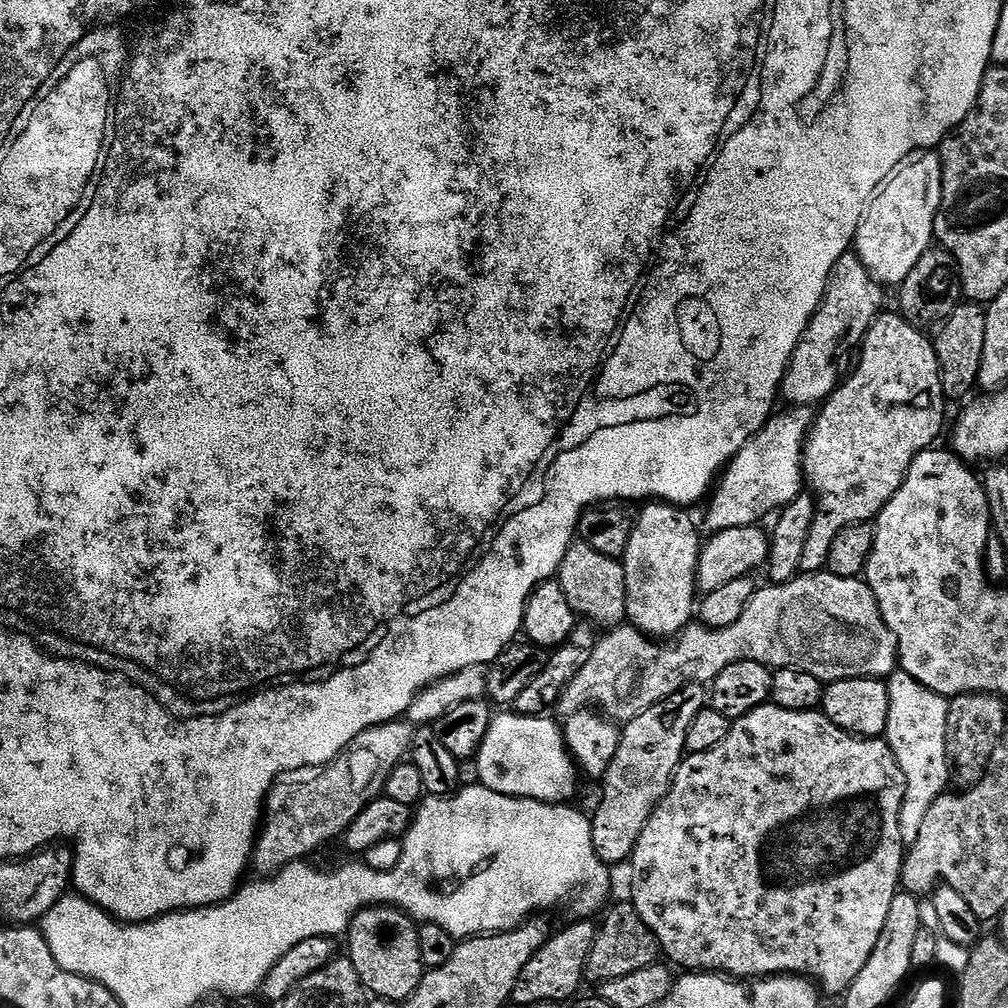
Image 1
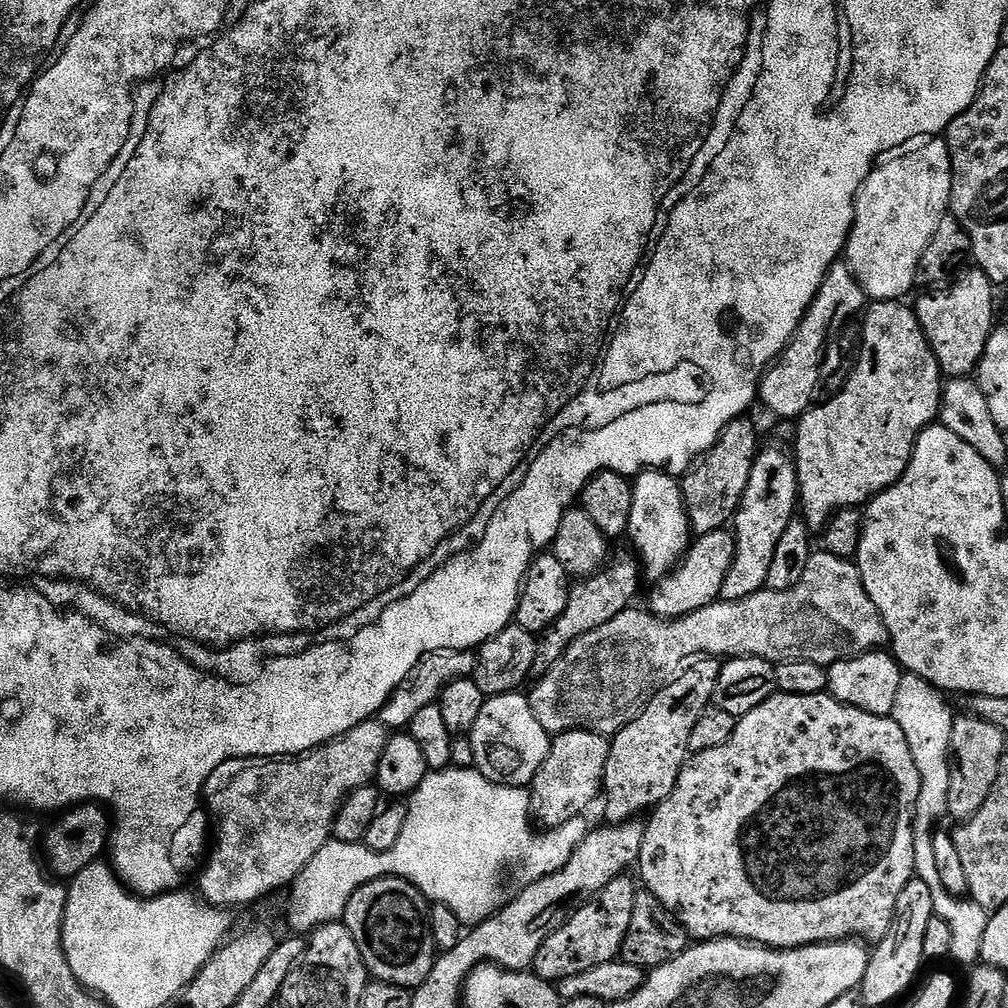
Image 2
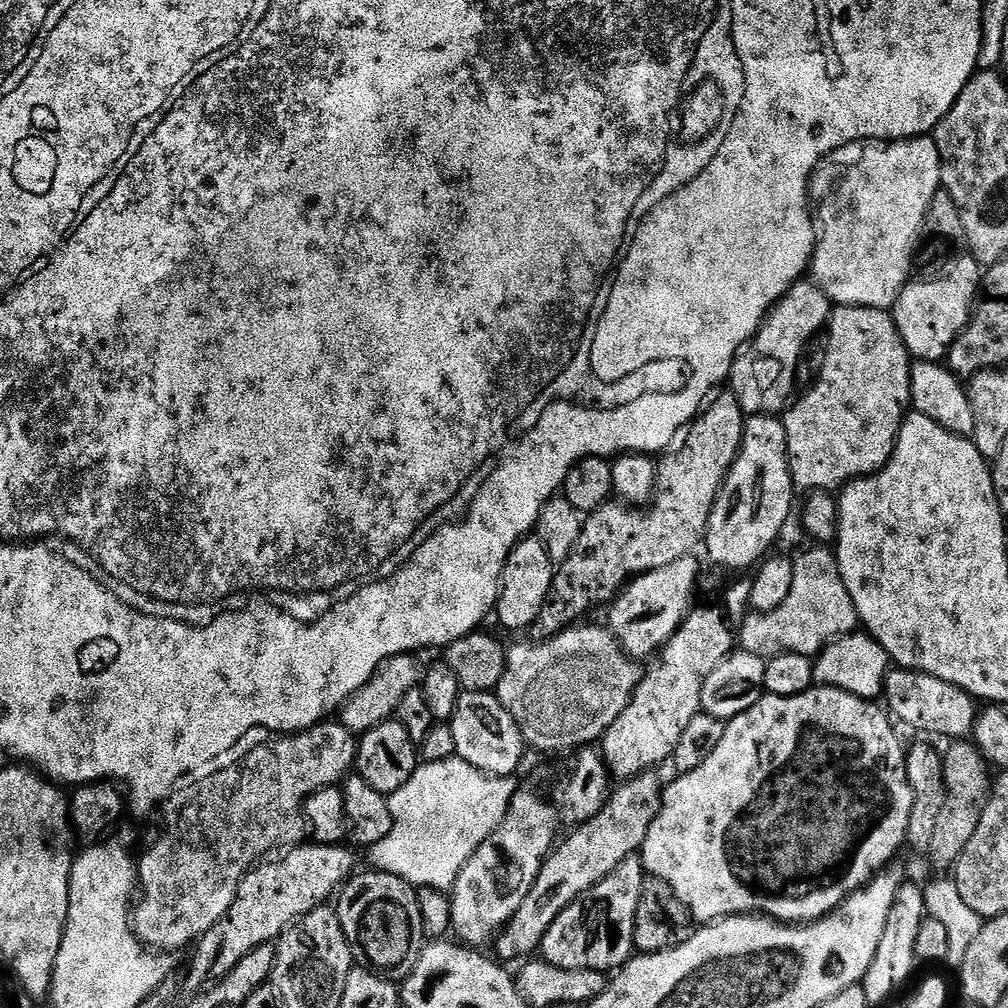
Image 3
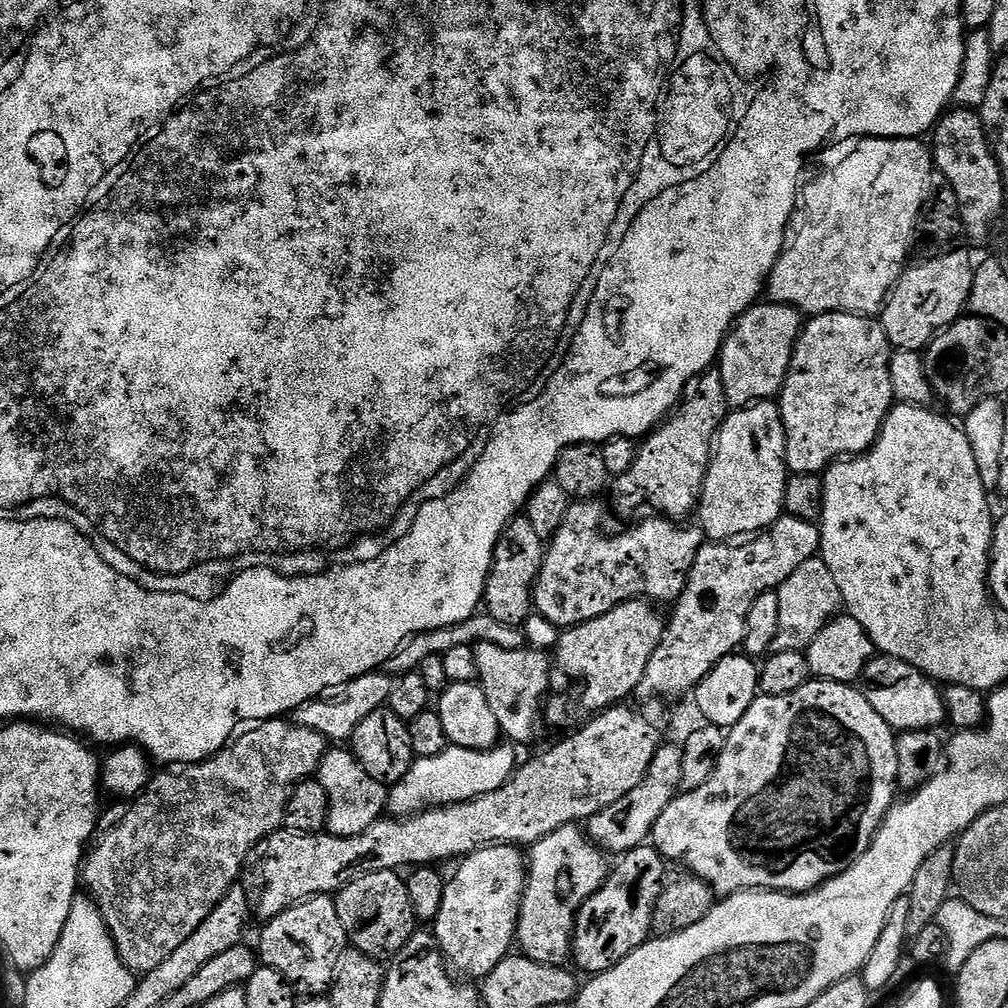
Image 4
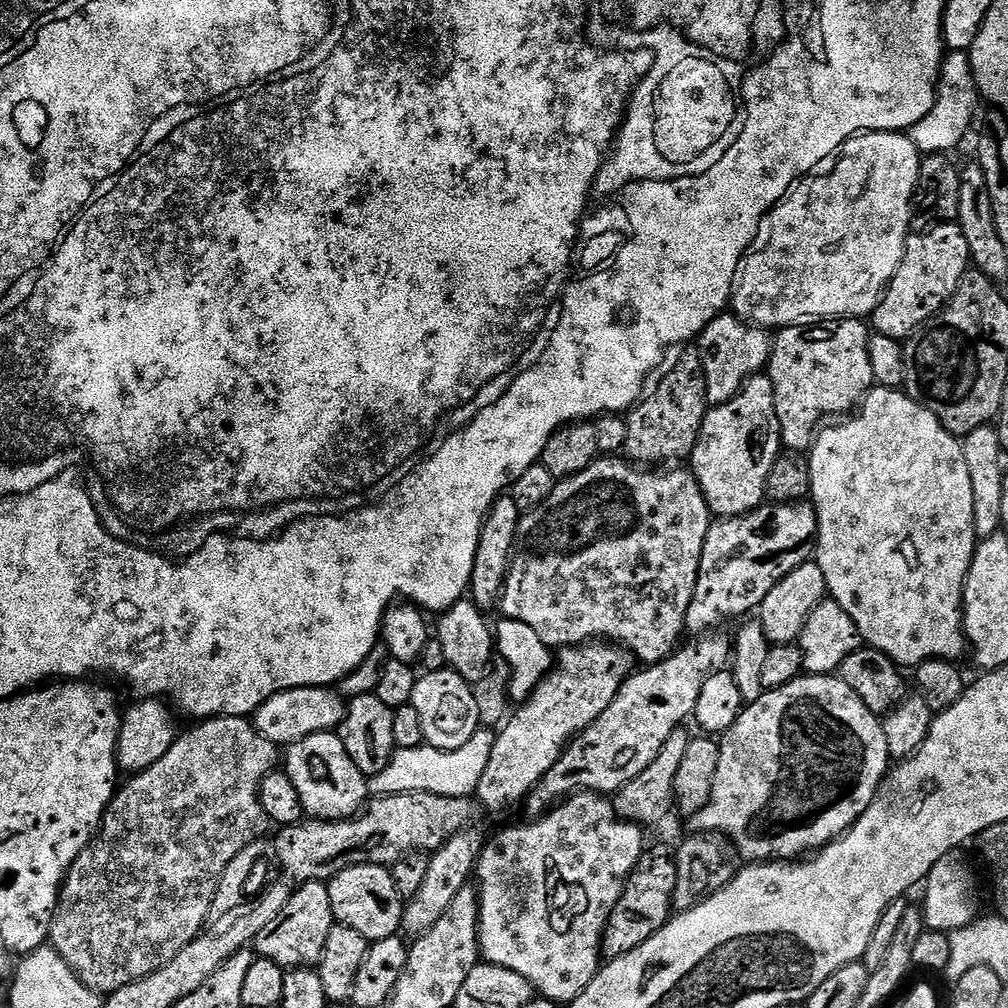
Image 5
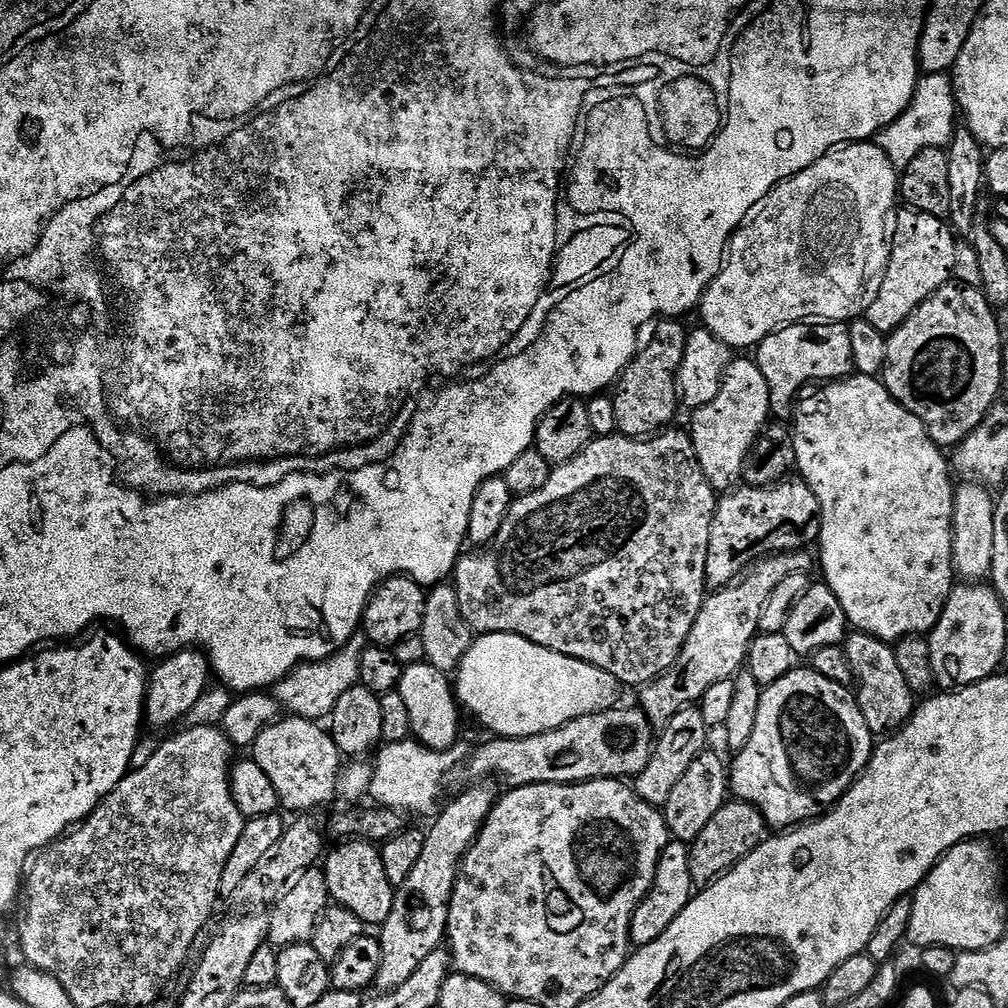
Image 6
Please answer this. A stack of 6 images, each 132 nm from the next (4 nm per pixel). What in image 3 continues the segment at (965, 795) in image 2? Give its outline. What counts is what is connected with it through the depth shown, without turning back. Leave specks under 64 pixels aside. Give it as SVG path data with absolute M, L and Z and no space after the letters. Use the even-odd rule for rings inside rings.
M963 740L951 743L947 755L950 762L945 763L945 786L948 790L942 810L939 811L938 822L931 837L930 848L926 853L927 859L932 859L932 864L937 868L937 873L944 874L947 870L955 869L966 845L976 833L976 828L982 817L982 812L987 804L992 789L992 776L990 766L984 756L976 748L975 743Z

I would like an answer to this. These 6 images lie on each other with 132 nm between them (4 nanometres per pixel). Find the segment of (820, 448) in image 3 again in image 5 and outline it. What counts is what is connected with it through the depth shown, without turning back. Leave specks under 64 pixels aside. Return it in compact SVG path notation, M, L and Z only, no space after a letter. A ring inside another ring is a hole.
M828 318L823 322L804 322L793 324L791 328L781 328L775 333L766 375L774 386L774 406L780 423L780 442L789 453L807 453L818 435L818 429L827 421L824 420L827 416L840 418L851 413L872 391L876 379L874 370L870 367L869 335L869 325L860 318Z

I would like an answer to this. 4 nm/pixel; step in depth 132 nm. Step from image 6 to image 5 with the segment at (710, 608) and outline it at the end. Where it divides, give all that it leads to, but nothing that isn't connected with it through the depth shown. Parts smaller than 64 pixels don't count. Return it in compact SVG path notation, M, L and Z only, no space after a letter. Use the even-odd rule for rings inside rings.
M720 634L701 635L693 639L696 640L693 644L685 643L677 647L676 651L662 662L641 667L639 669L641 672L633 671L624 681L614 702L610 702L610 706L606 706L603 714L585 732L580 733L569 743L556 765L542 777L536 789L528 795L526 807L532 811L532 814L543 814L557 802L563 802L568 797L575 796L577 792L615 794L622 786L638 778L638 774L642 774L642 770L646 770L646 766L650 766L650 762L658 758L662 746L666 746L666 738L670 738L674 730L682 727L687 716L689 719L695 713L698 694L702 694L702 686L706 678L714 672L722 672L729 667L732 640L729 637L716 635Z

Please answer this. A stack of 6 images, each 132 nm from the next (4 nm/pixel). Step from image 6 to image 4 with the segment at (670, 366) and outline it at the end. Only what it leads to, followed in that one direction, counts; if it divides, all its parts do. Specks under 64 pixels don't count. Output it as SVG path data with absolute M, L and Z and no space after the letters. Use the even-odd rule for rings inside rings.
M719 371L701 372L688 381L680 403L667 419L639 441L636 457L628 472L615 477L613 510L628 516L635 508L644 508L649 504L656 511L653 513L661 517L673 522L687 521L684 519L697 511L720 423L728 417L729 411Z

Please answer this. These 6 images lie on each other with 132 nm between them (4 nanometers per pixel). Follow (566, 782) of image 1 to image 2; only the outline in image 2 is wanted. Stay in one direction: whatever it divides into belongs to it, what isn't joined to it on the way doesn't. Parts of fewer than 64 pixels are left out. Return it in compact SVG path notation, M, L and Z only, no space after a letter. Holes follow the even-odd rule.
M519 691L507 692L501 696L489 696L478 710L478 718L474 718L474 726L470 733L472 763L477 772L495 784L505 784L507 788L524 788L531 785L534 774L542 766L548 753L550 734L536 721L527 699Z

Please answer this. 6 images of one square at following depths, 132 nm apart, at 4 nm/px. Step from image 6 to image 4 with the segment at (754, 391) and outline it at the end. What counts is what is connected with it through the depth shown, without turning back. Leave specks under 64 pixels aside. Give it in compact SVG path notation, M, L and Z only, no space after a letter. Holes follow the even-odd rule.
M761 402L729 411L728 417L720 423L712 460L708 463L708 473L704 479L704 489L700 491L698 527L701 533L712 542L732 542L749 534L763 532L785 515L784 490L789 475L784 462L784 424L780 421L779 407L772 402Z

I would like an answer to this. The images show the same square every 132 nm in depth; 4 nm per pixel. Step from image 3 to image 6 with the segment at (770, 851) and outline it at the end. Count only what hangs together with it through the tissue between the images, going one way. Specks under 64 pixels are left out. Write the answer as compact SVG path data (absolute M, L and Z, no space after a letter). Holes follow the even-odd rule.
M797 666L792 669L790 674L786 674L786 678L778 678L778 682L774 682L770 687L761 691L758 702L758 722L754 722L754 734L750 734L750 742L746 742L746 746L742 746L742 750L735 753L736 761L731 761L730 764L730 792L735 799L743 800L745 804L752 804L763 813L764 823L769 829L791 830L816 819L817 816L824 815L848 793L857 776L870 762L873 747L872 731L870 726L866 726L866 718L862 718L862 710L856 704L855 695L847 687L831 681L830 678L823 677L822 674L813 671L811 667Z

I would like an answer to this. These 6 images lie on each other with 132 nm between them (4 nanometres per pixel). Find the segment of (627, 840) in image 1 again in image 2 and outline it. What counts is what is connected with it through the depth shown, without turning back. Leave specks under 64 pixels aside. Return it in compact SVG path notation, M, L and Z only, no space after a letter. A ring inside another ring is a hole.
M688 676L675 680L665 684L623 730L611 737L602 781L602 804L604 800L609 825L655 809L676 789L678 774L690 756L690 730L712 704L712 684L695 684Z

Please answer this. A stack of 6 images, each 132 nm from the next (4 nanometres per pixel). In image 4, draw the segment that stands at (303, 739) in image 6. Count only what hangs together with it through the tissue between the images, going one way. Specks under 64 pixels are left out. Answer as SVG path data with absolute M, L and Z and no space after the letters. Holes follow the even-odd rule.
M344 746L329 747L316 770L315 779L320 781L328 799L327 831L333 836L357 836L377 824L388 808L389 789L379 784L356 761L356 755Z

